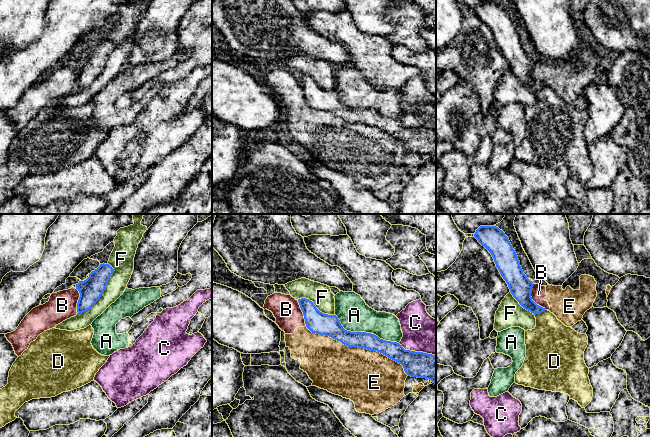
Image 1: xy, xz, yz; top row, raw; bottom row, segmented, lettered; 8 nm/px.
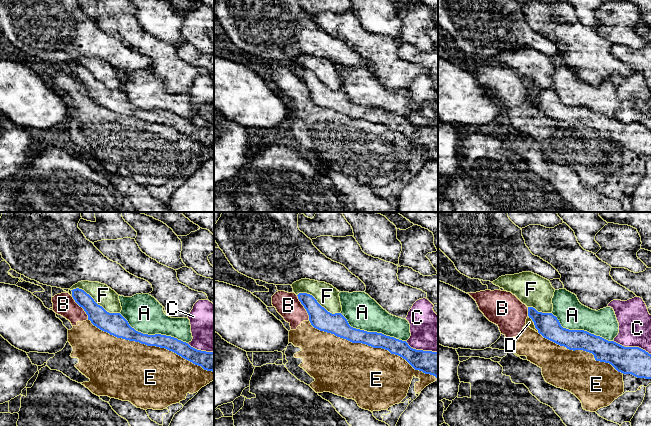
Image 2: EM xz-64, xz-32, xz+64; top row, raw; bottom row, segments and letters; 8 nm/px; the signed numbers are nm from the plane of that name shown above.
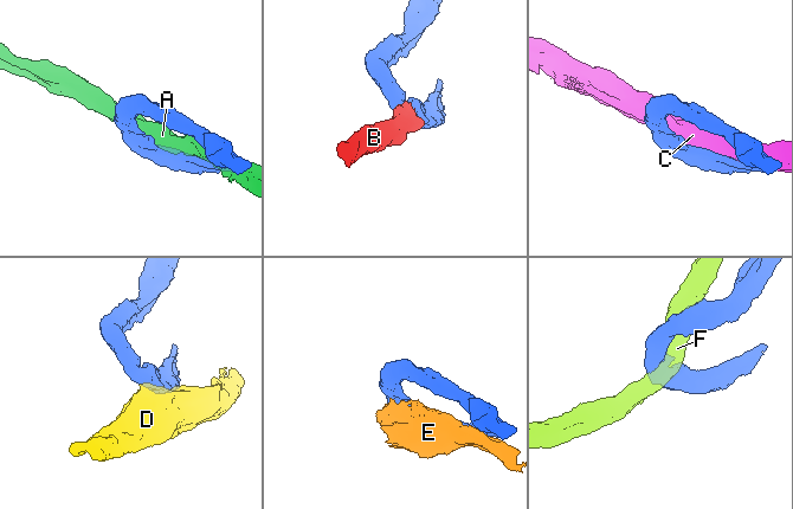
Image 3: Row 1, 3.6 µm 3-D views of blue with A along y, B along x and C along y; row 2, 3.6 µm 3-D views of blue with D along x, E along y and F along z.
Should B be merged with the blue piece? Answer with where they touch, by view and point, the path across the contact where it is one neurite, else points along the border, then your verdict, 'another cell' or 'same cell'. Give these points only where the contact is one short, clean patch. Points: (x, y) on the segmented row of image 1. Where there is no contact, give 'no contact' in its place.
yz (531, 298) | along yz (532, 284), (531, 298), (545, 309) | another cell

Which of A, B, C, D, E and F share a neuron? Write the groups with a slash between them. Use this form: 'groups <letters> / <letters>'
groups A / B E / C / D / F

